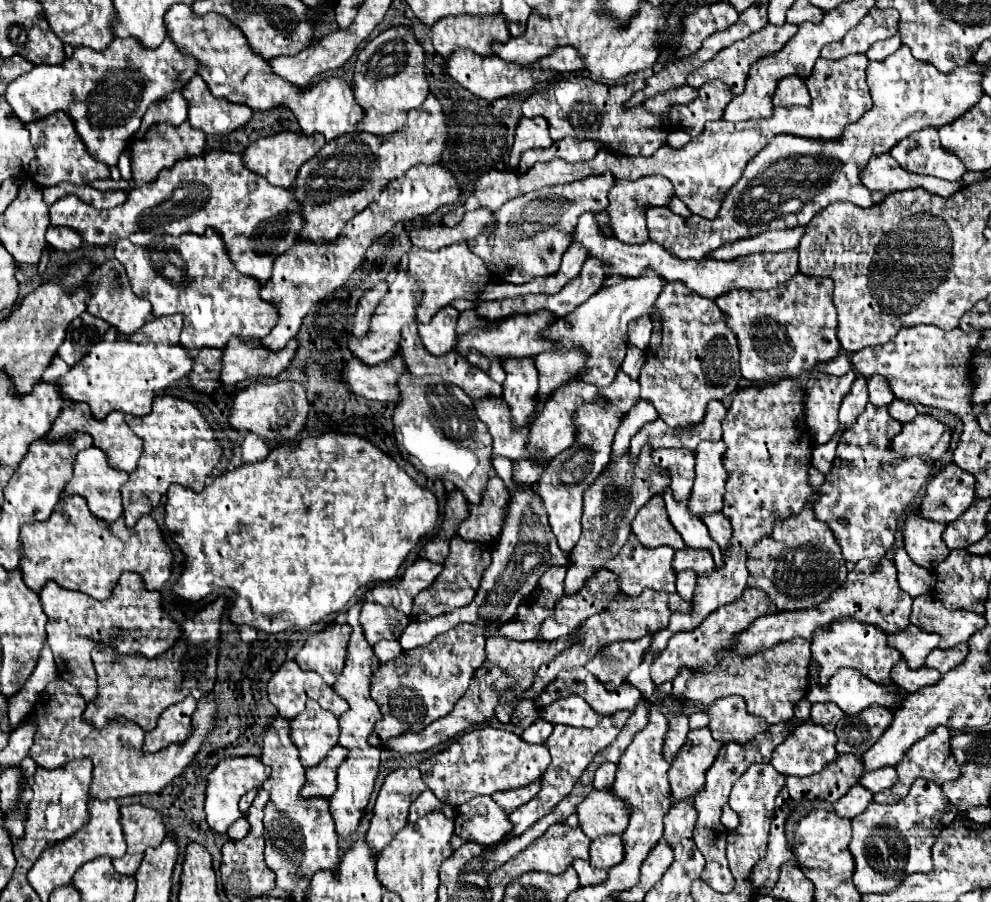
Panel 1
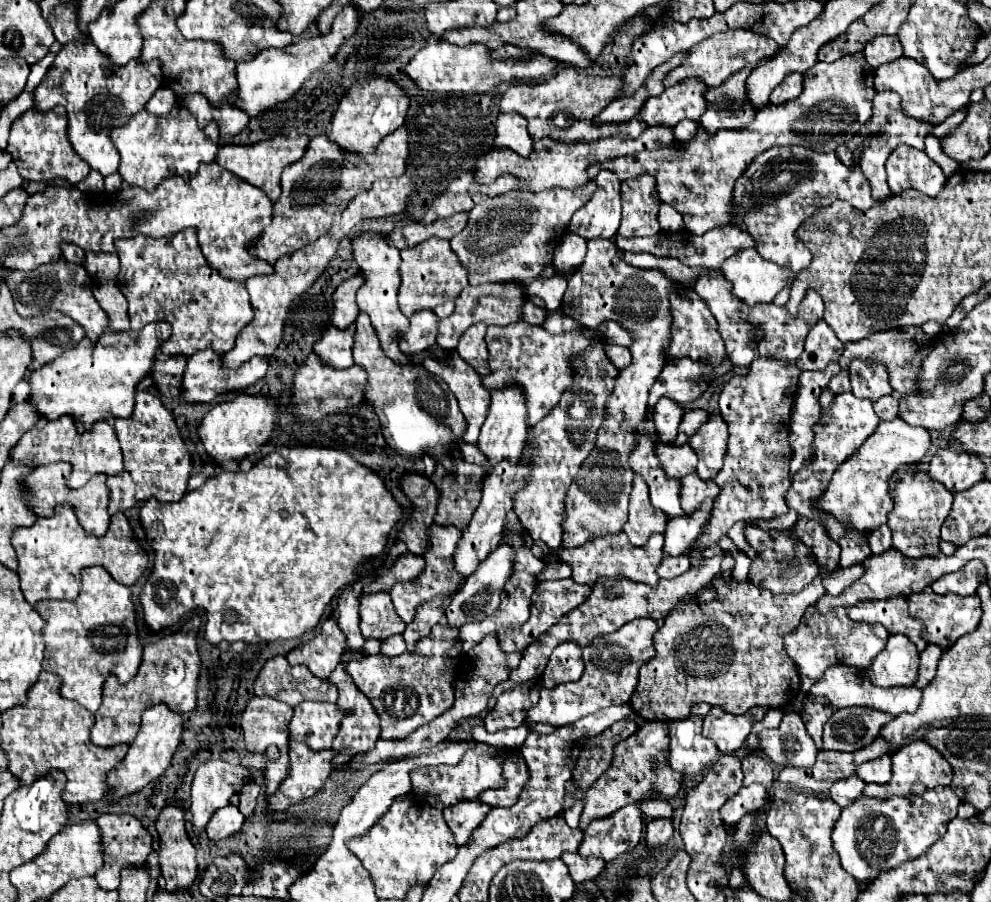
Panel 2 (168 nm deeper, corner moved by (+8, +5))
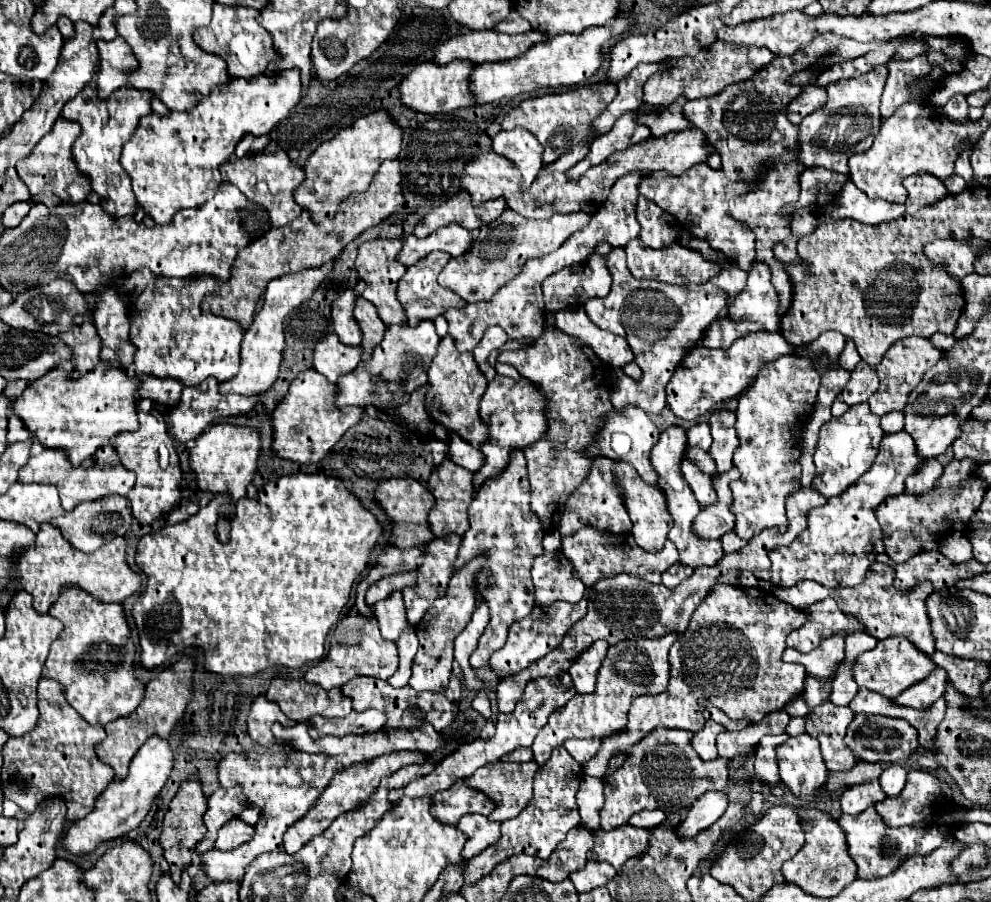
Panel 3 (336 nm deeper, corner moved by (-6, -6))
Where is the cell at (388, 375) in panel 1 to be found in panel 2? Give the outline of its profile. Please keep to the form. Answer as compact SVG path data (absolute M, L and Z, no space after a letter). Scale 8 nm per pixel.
M310 355L306 363L296 371L294 375L294 413L300 415L302 421L320 421L322 417L330 413L338 413L346 407L358 405L364 401L364 389L366 389L366 373L364 367L352 365L348 369L336 369L332 365L320 363L320 357Z

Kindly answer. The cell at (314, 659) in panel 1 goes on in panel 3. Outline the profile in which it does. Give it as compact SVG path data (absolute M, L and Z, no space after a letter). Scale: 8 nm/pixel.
M348 614L344 616L346 620L340 622L342 628L346 628L346 632L342 634L340 630L336 632L332 646L326 654L326 658L322 658L320 662L316 662L308 674L306 680L308 682L316 682L320 684L324 690L330 688L342 688L348 680L356 678L356 676L368 676L368 678L382 678L388 680L396 668L398 668L398 652L396 652L396 644L390 640L384 640L380 636L378 630L378 620L376 618L366 618L362 614Z

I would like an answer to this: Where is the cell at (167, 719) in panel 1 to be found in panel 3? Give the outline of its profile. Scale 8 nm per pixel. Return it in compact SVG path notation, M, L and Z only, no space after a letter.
M148 738L140 750L136 752L132 764L130 764L130 772L126 776L126 780L122 782L112 782L100 796L96 802L96 808L82 820L76 820L64 840L62 846L72 854L72 856L86 856L90 852L94 852L102 842L108 840L116 840L126 836L130 830L134 830L144 816L150 812L154 798L158 796L158 792L162 790L162 786L166 784L170 772L172 772L172 752L166 740L160 738Z

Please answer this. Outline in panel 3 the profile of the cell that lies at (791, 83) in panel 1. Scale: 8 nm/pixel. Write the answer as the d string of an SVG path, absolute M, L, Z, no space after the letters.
M804 86L802 94L798 98L794 98L794 102L790 102L790 106L786 108L786 116L792 124L800 124L804 116L808 116L810 112L822 108L822 104L828 100L826 96L826 90L820 88L820 86Z

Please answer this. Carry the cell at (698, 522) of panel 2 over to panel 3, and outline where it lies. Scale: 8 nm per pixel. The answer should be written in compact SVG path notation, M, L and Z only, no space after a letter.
M736 468L712 478L712 486L718 494L718 500L706 510L700 510L698 518L694 520L694 532L698 534L698 538L718 540L734 528L734 514L730 512L730 482L738 478L740 472Z

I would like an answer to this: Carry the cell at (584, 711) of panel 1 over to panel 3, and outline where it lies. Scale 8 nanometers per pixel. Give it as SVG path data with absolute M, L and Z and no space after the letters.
M664 634L662 638L648 640L648 638L628 638L626 642L618 642L608 648L606 660L600 668L598 684L592 694L574 696L566 706L554 710L550 714L546 726L538 732L532 752L534 762L538 766L544 766L548 762L548 756L554 748L558 748L568 738L602 738L610 736L626 726L628 720L628 708L634 698L642 696L646 688L650 686L650 694L660 694L668 686L668 650L676 642L676 634Z

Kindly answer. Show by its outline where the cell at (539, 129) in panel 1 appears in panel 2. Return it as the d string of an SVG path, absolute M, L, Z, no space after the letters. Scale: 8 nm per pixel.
M502 113L496 123L496 147L504 147L516 151L522 157L528 157L532 153L532 135L528 133L528 121L526 117L520 117L518 113Z

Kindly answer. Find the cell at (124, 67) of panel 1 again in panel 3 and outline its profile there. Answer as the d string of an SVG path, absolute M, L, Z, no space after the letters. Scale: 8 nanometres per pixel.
M90 82L78 96L68 100L62 110L62 118L70 122L78 122L82 126L82 134L72 146L72 158L76 162L76 168L82 176L90 180L92 190L100 196L100 206L114 218L134 216L136 214L136 198L130 186L130 176L126 170L122 170L118 158L124 142L130 140L134 134L132 130L138 126L138 120L152 112L150 108L150 96L144 90L136 90L132 86L118 88L110 98L98 100L94 82Z

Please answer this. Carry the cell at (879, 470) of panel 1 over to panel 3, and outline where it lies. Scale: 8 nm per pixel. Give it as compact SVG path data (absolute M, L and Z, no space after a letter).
M868 404L850 406L846 414L842 414L840 418L832 418L820 430L814 452L816 476L812 480L812 488L816 488L826 498L842 494L858 476L862 476L872 466L878 456L878 446L882 438L884 432L880 428L880 418L870 412Z

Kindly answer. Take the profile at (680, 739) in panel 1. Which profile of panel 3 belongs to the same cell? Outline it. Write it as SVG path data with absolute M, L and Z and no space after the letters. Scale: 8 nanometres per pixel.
M618 826L618 830L598 830L594 834L594 848L590 850L588 858L598 860L598 858L614 858L614 860L604 860L610 862L616 870L622 868L622 864L632 858L642 854L648 846L648 832L644 828L636 826Z

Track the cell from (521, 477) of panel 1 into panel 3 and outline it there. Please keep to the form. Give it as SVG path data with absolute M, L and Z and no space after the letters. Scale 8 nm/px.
M474 558L466 570L460 570L454 574L448 582L448 590L442 598L438 598L422 618L422 622L416 626L416 634L420 640L420 648L412 660L412 676L408 686L414 690L430 690L430 692L442 692L448 686L452 662L454 662L454 638L460 634L460 630L470 622L472 612L476 608L478 598L474 598L474 570L478 566L484 566L486 558Z

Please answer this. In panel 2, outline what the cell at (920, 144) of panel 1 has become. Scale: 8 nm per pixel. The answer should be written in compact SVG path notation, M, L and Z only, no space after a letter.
M898 145L892 151L886 161L886 171L892 195L916 189L928 197L936 197L946 183L940 165L936 165L924 151L908 145Z

